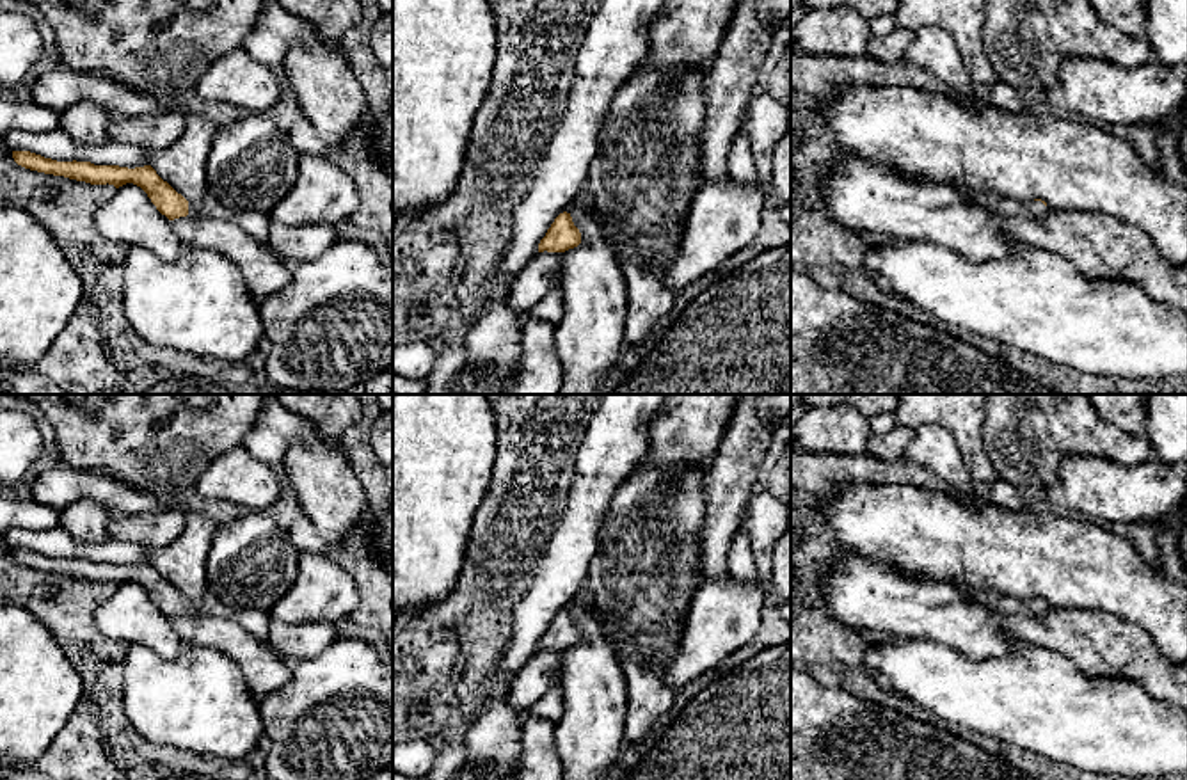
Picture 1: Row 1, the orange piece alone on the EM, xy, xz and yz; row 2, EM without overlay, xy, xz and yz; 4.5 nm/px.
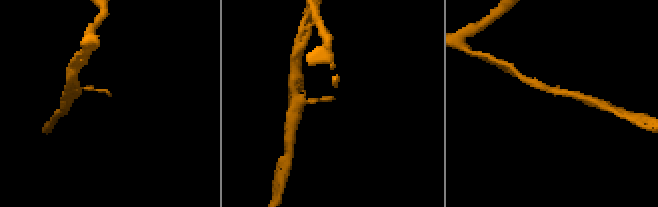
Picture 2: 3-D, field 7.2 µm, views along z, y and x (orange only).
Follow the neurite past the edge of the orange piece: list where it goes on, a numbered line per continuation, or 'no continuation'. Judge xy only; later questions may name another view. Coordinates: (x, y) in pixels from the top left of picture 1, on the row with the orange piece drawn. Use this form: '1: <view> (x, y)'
1: xy (256, 224)

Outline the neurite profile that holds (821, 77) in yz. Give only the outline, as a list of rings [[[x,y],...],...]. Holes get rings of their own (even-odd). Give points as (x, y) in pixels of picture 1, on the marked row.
[[[791,50],[791,91],[798,94],[828,99],[844,89],[864,85],[912,85],[920,91],[945,94],[960,107],[974,112],[988,108],[981,99],[961,96],[931,73],[908,64],[904,59],[883,64],[867,55],[846,59]]]

